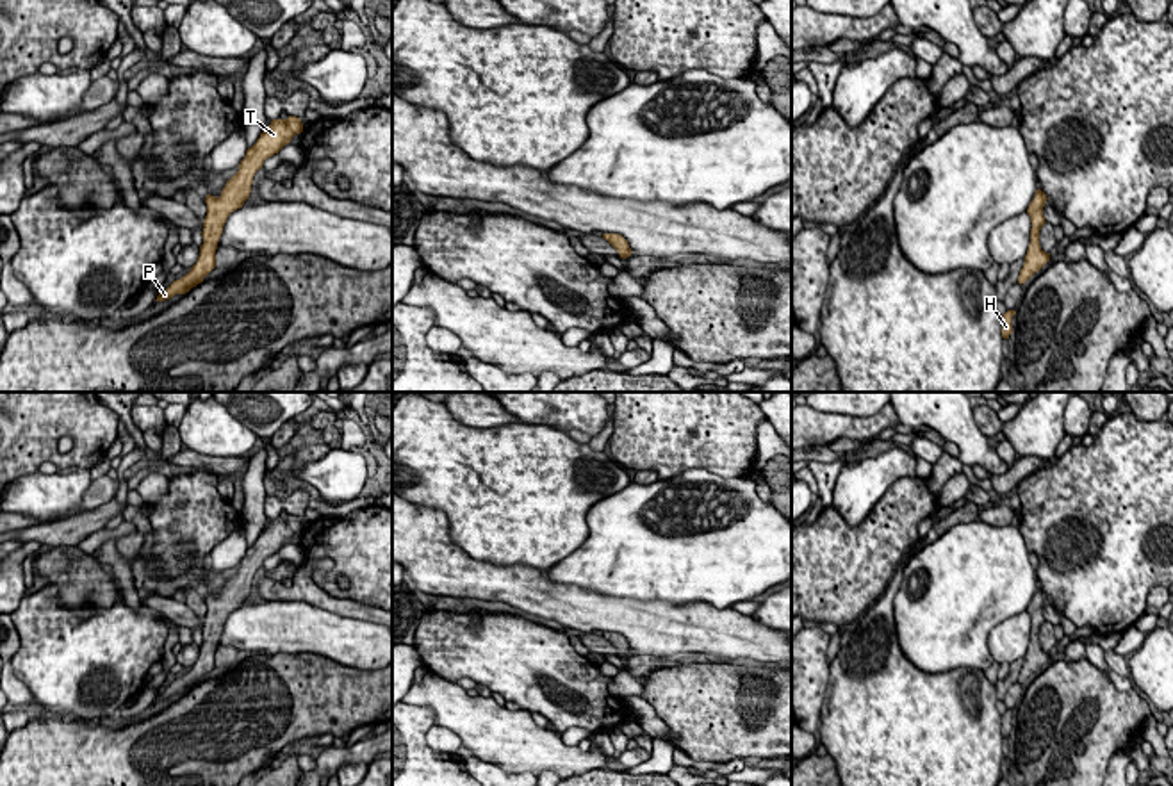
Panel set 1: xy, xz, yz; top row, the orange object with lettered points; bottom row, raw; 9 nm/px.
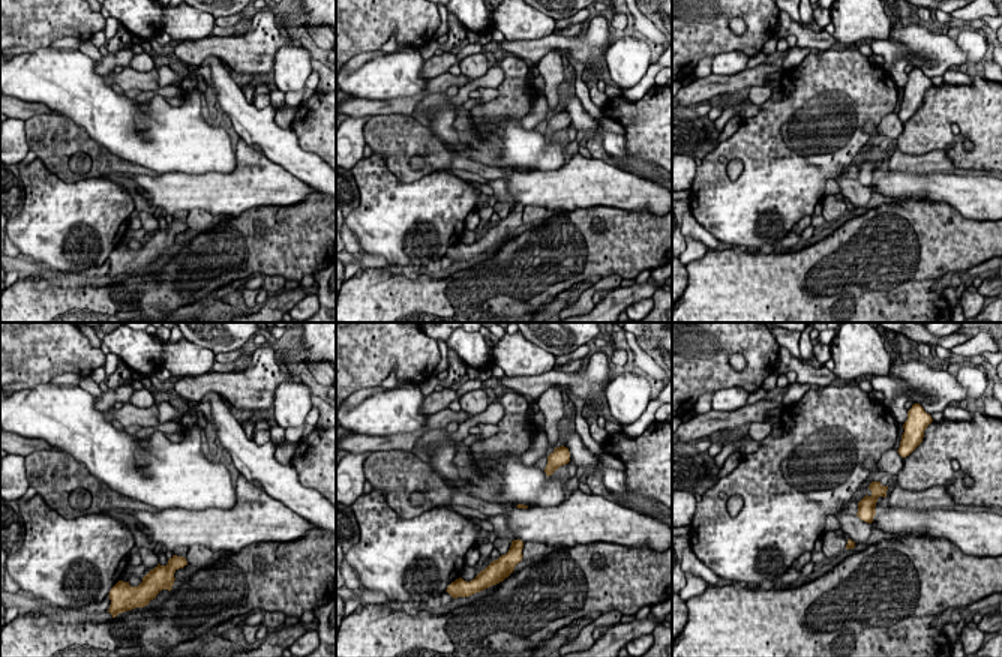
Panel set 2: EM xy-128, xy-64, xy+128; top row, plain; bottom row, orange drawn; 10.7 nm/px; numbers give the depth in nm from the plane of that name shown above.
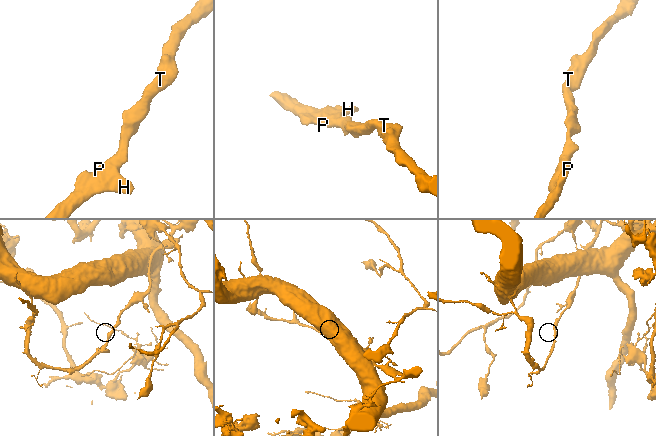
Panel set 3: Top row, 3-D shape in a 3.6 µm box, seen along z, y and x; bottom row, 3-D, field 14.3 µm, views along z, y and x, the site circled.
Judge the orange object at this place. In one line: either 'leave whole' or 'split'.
split

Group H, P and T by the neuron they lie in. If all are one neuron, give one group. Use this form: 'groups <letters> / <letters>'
groups H P / T

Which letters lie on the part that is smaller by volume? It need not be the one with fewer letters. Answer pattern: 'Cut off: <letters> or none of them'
Cut off: T

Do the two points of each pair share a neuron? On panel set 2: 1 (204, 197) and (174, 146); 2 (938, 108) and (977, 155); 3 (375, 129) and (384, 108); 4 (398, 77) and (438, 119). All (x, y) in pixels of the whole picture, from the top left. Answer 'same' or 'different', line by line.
1: different
2: same
3: different
4: same

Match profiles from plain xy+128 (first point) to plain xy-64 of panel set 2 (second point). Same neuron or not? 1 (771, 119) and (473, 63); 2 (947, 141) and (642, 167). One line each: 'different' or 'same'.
1: different
2: different

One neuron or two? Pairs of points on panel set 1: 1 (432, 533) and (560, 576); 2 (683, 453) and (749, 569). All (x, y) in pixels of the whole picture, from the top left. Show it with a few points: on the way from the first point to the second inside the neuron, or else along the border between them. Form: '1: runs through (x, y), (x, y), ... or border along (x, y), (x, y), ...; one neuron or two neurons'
1: border along (546, 571), (548, 578), (555, 583), (587, 589); two neurons
2: border along (733, 476), (685, 469), (658, 480); two neurons

